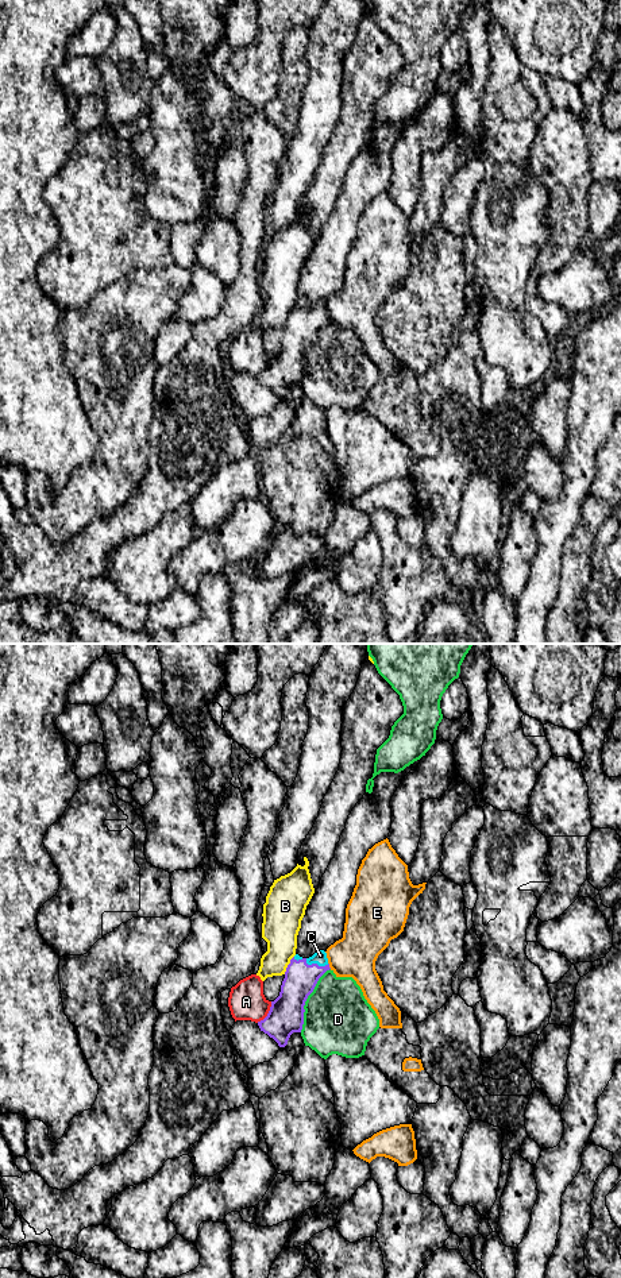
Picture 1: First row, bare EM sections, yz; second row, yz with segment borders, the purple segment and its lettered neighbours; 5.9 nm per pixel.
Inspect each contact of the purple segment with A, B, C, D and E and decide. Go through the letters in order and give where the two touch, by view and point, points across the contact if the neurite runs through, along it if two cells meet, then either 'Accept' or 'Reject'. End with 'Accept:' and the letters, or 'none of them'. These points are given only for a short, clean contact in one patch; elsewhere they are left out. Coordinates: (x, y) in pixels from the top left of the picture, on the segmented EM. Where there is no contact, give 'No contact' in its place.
A: Touches purple at yz (267, 1014). Reject
B: Touches purple at yz (288, 965). Reject
C: Touches purple at yz (316, 964). Path across: yz (300, 980), (316, 964), (320, 956). Accept
D: Touches purple at yz (305, 1000). Reject
E: Touches purple at yz (328, 965). Boundary: yz (328, 962), (331, 968). Reject
Accept: C

